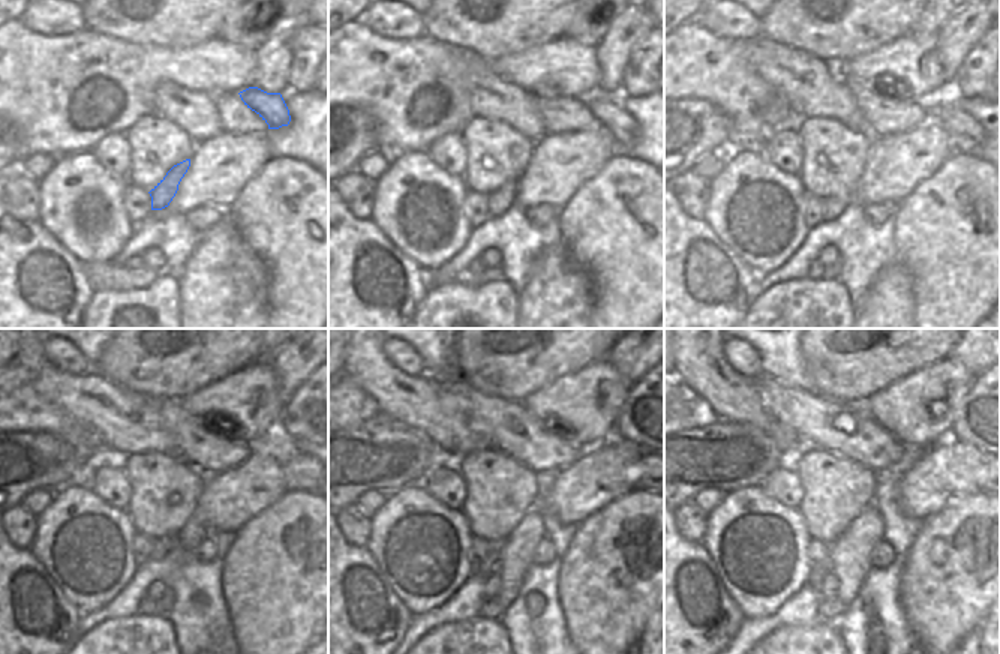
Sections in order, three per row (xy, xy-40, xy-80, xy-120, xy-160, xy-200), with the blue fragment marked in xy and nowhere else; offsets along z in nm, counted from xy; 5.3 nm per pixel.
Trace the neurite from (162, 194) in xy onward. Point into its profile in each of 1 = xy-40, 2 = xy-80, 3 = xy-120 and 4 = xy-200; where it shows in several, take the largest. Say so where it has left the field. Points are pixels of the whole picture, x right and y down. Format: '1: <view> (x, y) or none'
1: xy-40 (498, 201)
2: xy-80 (832, 207)
3: xy-120 (159, 548)
4: xy-200 (816, 576)

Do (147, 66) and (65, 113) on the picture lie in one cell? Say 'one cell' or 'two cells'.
one cell

